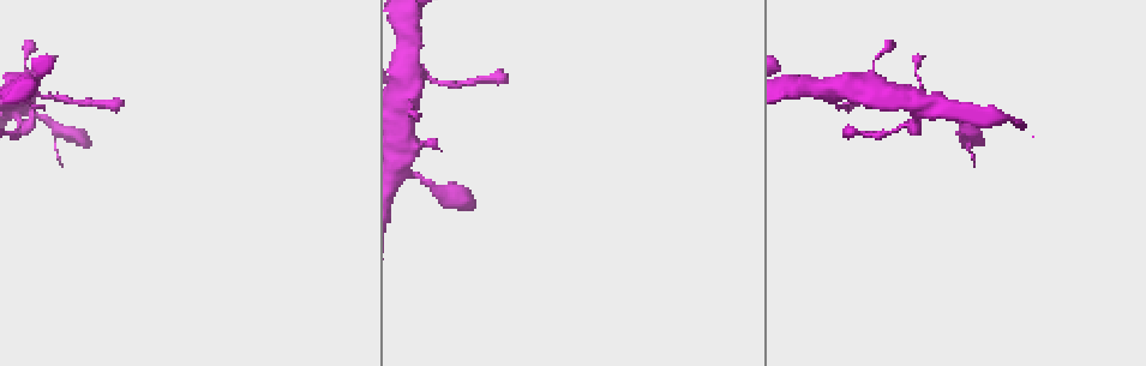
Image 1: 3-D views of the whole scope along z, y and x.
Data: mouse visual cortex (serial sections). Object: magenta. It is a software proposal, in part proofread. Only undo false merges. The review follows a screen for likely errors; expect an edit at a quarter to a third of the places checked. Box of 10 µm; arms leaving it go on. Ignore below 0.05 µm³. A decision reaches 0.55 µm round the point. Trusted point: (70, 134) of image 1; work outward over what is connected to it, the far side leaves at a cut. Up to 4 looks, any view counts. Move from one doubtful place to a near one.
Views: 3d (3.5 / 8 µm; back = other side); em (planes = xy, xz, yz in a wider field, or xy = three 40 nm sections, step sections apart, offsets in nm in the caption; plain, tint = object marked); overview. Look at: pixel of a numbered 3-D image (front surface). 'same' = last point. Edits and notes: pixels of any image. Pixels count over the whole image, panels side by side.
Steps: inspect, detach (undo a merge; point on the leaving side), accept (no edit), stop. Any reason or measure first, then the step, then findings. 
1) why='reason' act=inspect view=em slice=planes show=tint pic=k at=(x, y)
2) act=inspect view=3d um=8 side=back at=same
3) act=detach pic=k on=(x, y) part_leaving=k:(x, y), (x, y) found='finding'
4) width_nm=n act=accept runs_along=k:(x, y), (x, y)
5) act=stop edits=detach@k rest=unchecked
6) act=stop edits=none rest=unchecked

why='narrows sharply' act=inspect view=3d um=3.5 side=back pic=1 at=(420, 177)

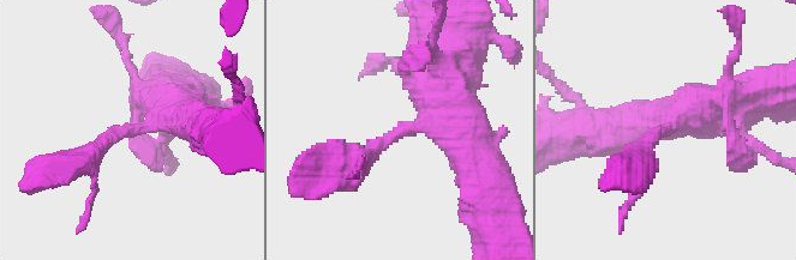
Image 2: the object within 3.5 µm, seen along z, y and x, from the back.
act=accept runs_along=2:(339, 168), (424, 122), (446, 85) found='continuous, no second cell'

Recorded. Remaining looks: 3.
act=inspect view=3d um=8 pic=1 at=(39, 92)

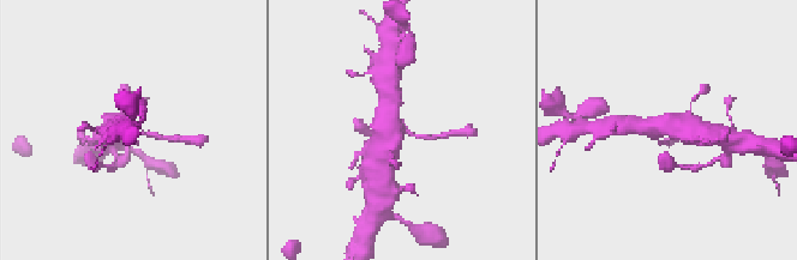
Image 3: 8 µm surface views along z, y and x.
why='zoom in' act=inspect view=3d um=3.5 at=same

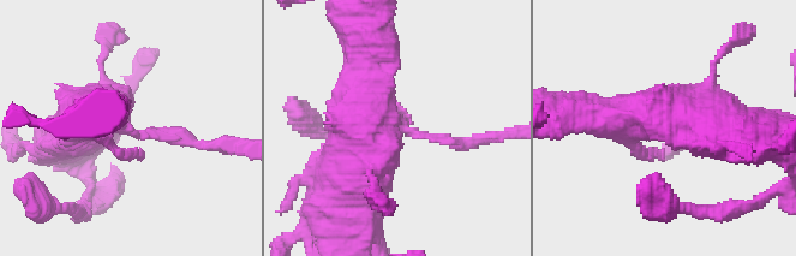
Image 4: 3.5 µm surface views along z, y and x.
act=inspect view=em slice=xy step=3 show=tint pic=4 at=(395, 127)

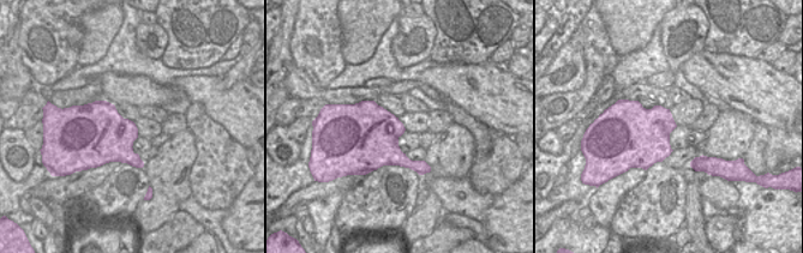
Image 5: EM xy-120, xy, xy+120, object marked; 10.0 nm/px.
act=accept runs_along=4:(349, 200), (375, 131), (371, 58) found='all the same cell'

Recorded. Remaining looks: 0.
act=stop edits=none rest=unchecked

